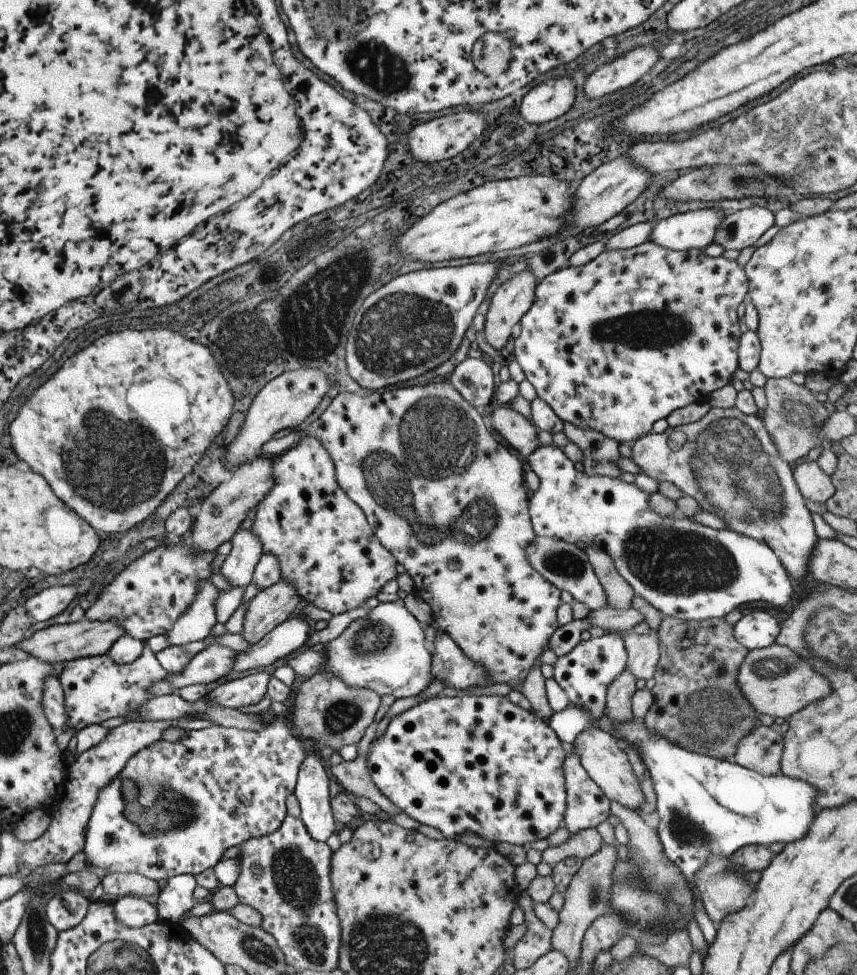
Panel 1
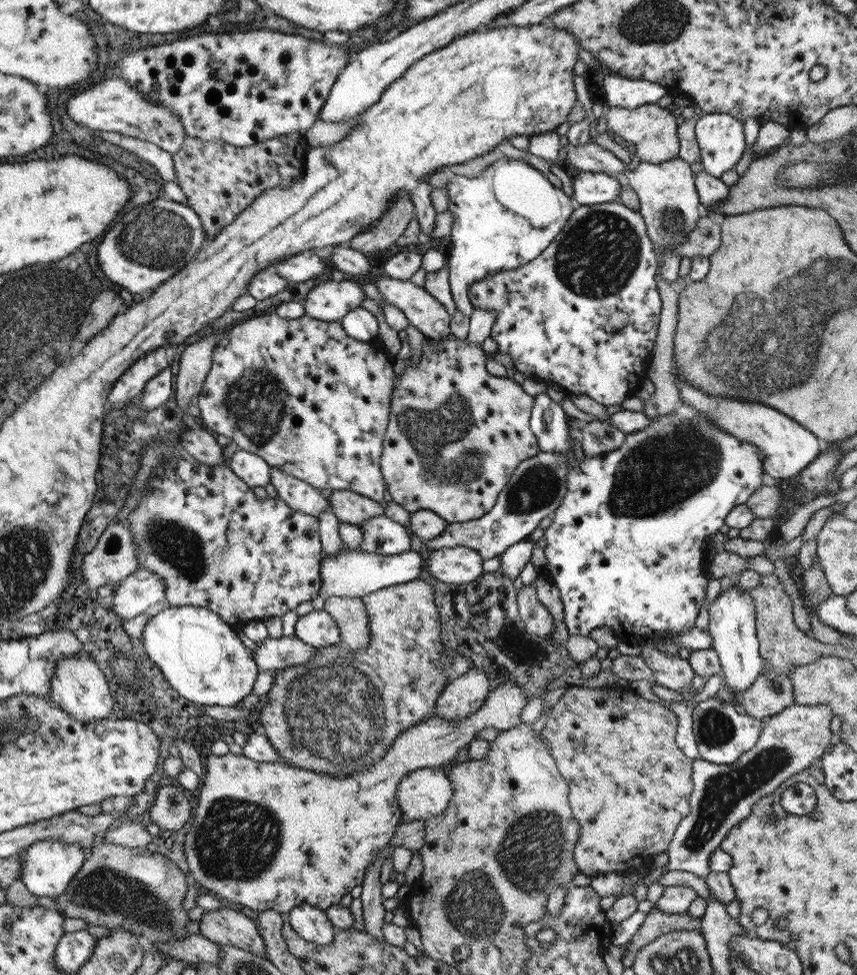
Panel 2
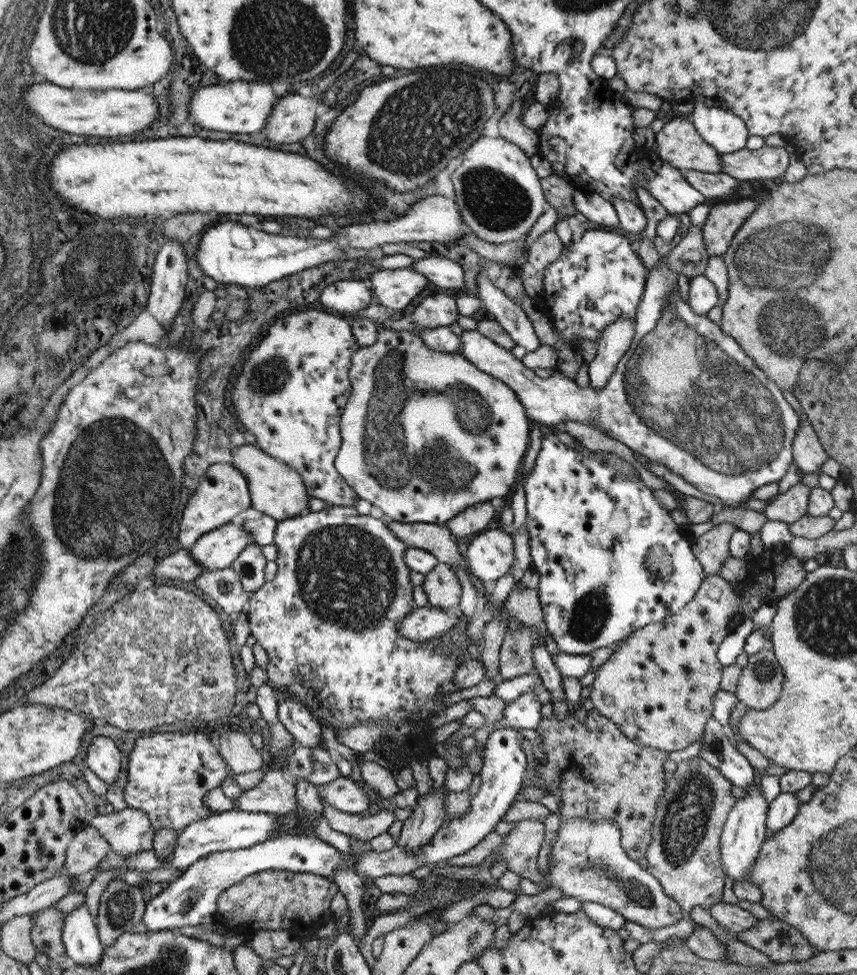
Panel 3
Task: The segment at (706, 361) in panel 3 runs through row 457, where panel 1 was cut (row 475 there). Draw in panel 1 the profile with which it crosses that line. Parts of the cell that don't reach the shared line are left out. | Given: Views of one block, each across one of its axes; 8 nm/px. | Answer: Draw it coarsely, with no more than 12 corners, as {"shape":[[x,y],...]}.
{"shape":[[709,408],[631,442],[809,588],[819,542],[761,418]]}

